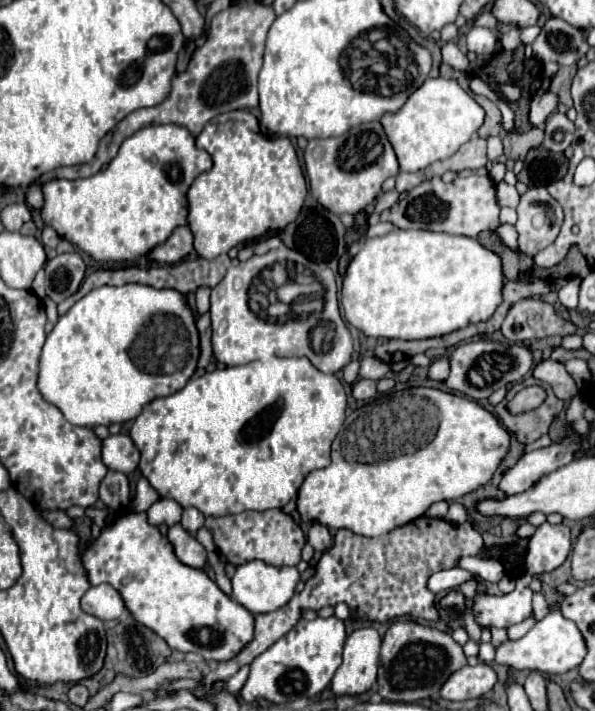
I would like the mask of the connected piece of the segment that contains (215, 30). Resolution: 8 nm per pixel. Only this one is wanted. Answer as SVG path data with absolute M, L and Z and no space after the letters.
M259 2L245 4L245 6L229 6L227 10L215 14L211 18L209 36L201 48L195 50L189 68L181 74L175 74L171 82L171 94L159 106L141 108L131 112L123 118L103 140L97 156L89 164L81 166L63 166L51 170L37 178L37 186L43 186L51 180L77 180L89 178L97 174L103 166L107 166L119 152L119 144L125 138L135 134L139 128L149 124L179 124L185 126L193 136L197 136L203 126L215 118L217 114L239 110L239 108L255 108L259 104L257 98L257 76L263 64L263 50L265 50L265 36L269 26L275 20L275 12L271 6L263 6Z

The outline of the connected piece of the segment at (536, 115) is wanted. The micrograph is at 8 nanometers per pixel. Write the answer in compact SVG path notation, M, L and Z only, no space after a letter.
M545 92L543 96L535 96L531 100L531 110L529 110L529 122L531 126L543 126L547 116L557 108L557 96L553 92Z

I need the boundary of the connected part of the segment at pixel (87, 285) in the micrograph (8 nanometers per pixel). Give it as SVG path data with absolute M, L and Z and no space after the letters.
M221 254L217 256L215 260L205 260L205 258L195 258L195 260L183 260L183 262L177 262L177 264L169 264L169 266L151 266L151 268L139 268L139 266L131 266L131 268L121 268L121 270L97 270L93 274L89 274L85 278L85 282L81 284L79 292L75 292L75 296L69 296L67 300L63 300L57 310L59 310L59 316L63 316L71 304L75 304L75 300L83 298L87 292L91 292L93 288L97 286L123 286L123 284L129 284L129 282L135 282L135 284L147 284L147 286L153 286L153 288L173 288L177 292L181 292L183 296L187 296L189 292L195 292L197 288L201 286L207 286L207 288L215 288L215 284L219 284L219 280L223 280L223 276L227 274L227 268L231 266L231 260L227 254Z

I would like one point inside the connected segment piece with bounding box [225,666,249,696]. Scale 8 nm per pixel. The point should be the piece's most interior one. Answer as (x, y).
(235, 682)

